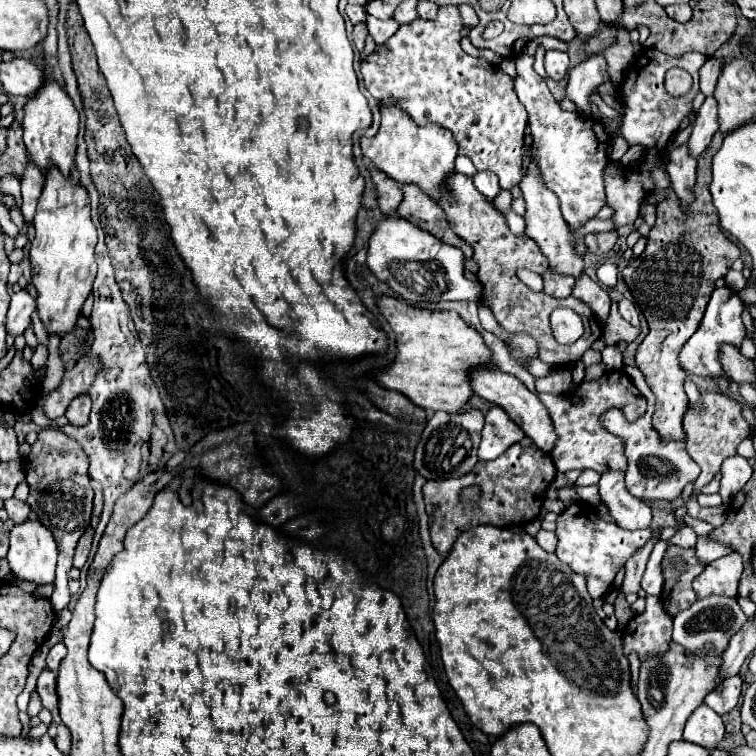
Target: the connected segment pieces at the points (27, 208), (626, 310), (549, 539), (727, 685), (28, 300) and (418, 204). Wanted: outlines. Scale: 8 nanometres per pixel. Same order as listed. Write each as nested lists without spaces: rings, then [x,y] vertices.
[[[31,162],[31,168],[27,168],[27,176],[23,176],[21,180],[21,214],[27,226],[33,224],[33,216],[35,216],[35,208],[37,208],[43,184],[45,184],[45,176]]]
[[[619,300],[619,312],[621,312],[621,316],[627,320],[627,322],[631,322],[633,326],[639,326],[639,314],[637,314],[637,310],[635,310],[635,306],[629,302],[629,300]]]
[[[539,530],[539,532],[537,532],[537,536],[535,536],[535,540],[539,542],[539,546],[541,546],[541,548],[545,548],[545,550],[549,550],[549,552],[553,552],[553,550],[555,550],[555,536],[553,536],[553,532]]]
[[[739,676],[725,678],[713,692],[709,692],[705,696],[705,704],[711,706],[717,714],[731,712],[737,706],[737,702],[739,702],[741,684],[743,684],[743,680]]]
[[[25,290],[15,292],[11,296],[11,306],[7,312],[7,334],[19,336],[31,324],[31,314],[35,310],[35,298],[29,296]]]
[[[403,184],[403,204],[399,206],[397,214],[401,218],[407,218],[409,222],[413,222],[419,228],[425,228],[427,232],[431,232],[437,240],[447,242],[449,246],[455,246],[463,252],[465,258],[471,258],[471,246],[461,240],[447,222],[447,216],[443,212],[443,208],[439,204],[435,204],[435,200],[431,200],[425,192],[419,192],[419,188],[415,188],[415,184]]]

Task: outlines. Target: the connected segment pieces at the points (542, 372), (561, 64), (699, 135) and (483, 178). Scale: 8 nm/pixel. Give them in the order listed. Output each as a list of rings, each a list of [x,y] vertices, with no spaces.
[[[535,358],[535,360],[531,360],[531,364],[529,364],[529,372],[531,372],[535,378],[541,378],[541,376],[549,376],[549,374],[553,372],[553,366],[543,364],[539,358]]]
[[[549,50],[545,54],[545,70],[547,70],[549,78],[563,80],[567,76],[567,70],[569,70],[569,56],[567,56],[567,52]]]
[[[707,96],[703,106],[697,112],[697,120],[689,138],[689,152],[691,156],[699,156],[711,142],[713,134],[717,132],[717,100],[713,96]]]
[[[477,172],[475,178],[473,178],[473,182],[475,182],[475,188],[477,188],[483,196],[487,196],[489,200],[493,200],[493,198],[501,192],[499,178],[497,178],[493,172]]]

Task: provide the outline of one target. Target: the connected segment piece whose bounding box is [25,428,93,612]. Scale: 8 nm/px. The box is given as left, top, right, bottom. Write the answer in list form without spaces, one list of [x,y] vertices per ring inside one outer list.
[[[43,428],[39,432],[37,442],[31,446],[31,454],[27,456],[27,484],[29,484],[29,498],[27,504],[37,514],[39,522],[53,534],[59,546],[59,562],[57,562],[57,578],[55,578],[55,592],[51,596],[51,604],[55,612],[67,608],[71,594],[67,588],[67,572],[73,566],[73,552],[77,540],[89,526],[91,508],[93,508],[93,488],[89,478],[89,458],[85,450],[69,438],[59,428]]]

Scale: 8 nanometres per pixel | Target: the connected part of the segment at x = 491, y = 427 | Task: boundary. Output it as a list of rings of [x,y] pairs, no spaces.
[[[499,406],[489,410],[481,434],[481,444],[477,450],[479,460],[495,460],[511,444],[523,440],[523,430]]]

